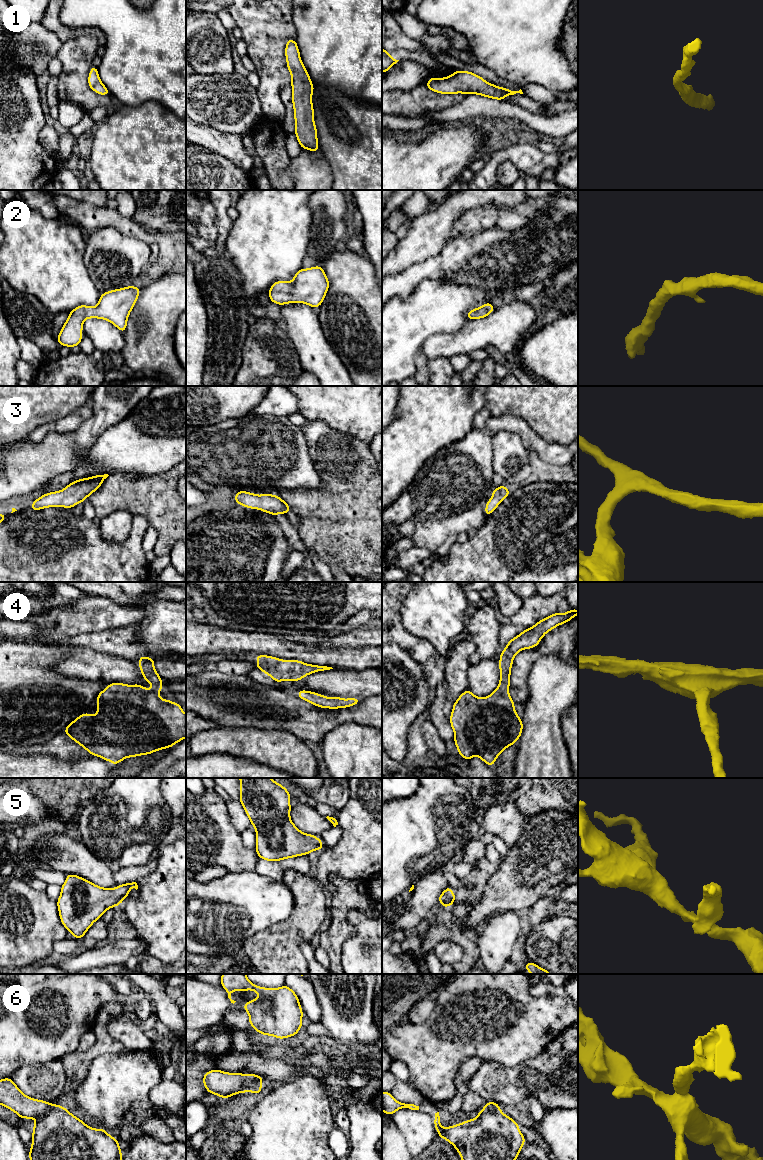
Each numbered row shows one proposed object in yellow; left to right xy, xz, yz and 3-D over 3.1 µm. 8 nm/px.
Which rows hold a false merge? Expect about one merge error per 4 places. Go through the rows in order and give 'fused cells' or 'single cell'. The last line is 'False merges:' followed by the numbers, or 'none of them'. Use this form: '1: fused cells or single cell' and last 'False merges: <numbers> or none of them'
1: single cell
2: single cell
3: single cell
4: single cell
5: single cell
6: single cell
False merges: none of them

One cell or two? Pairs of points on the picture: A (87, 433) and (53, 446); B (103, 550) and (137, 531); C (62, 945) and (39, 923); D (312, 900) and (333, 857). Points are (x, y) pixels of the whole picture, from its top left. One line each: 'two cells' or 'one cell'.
A: one cell
B: one cell
C: two cells
D: two cells

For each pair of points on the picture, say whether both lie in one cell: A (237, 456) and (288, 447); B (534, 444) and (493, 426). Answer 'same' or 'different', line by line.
A: same
B: same

